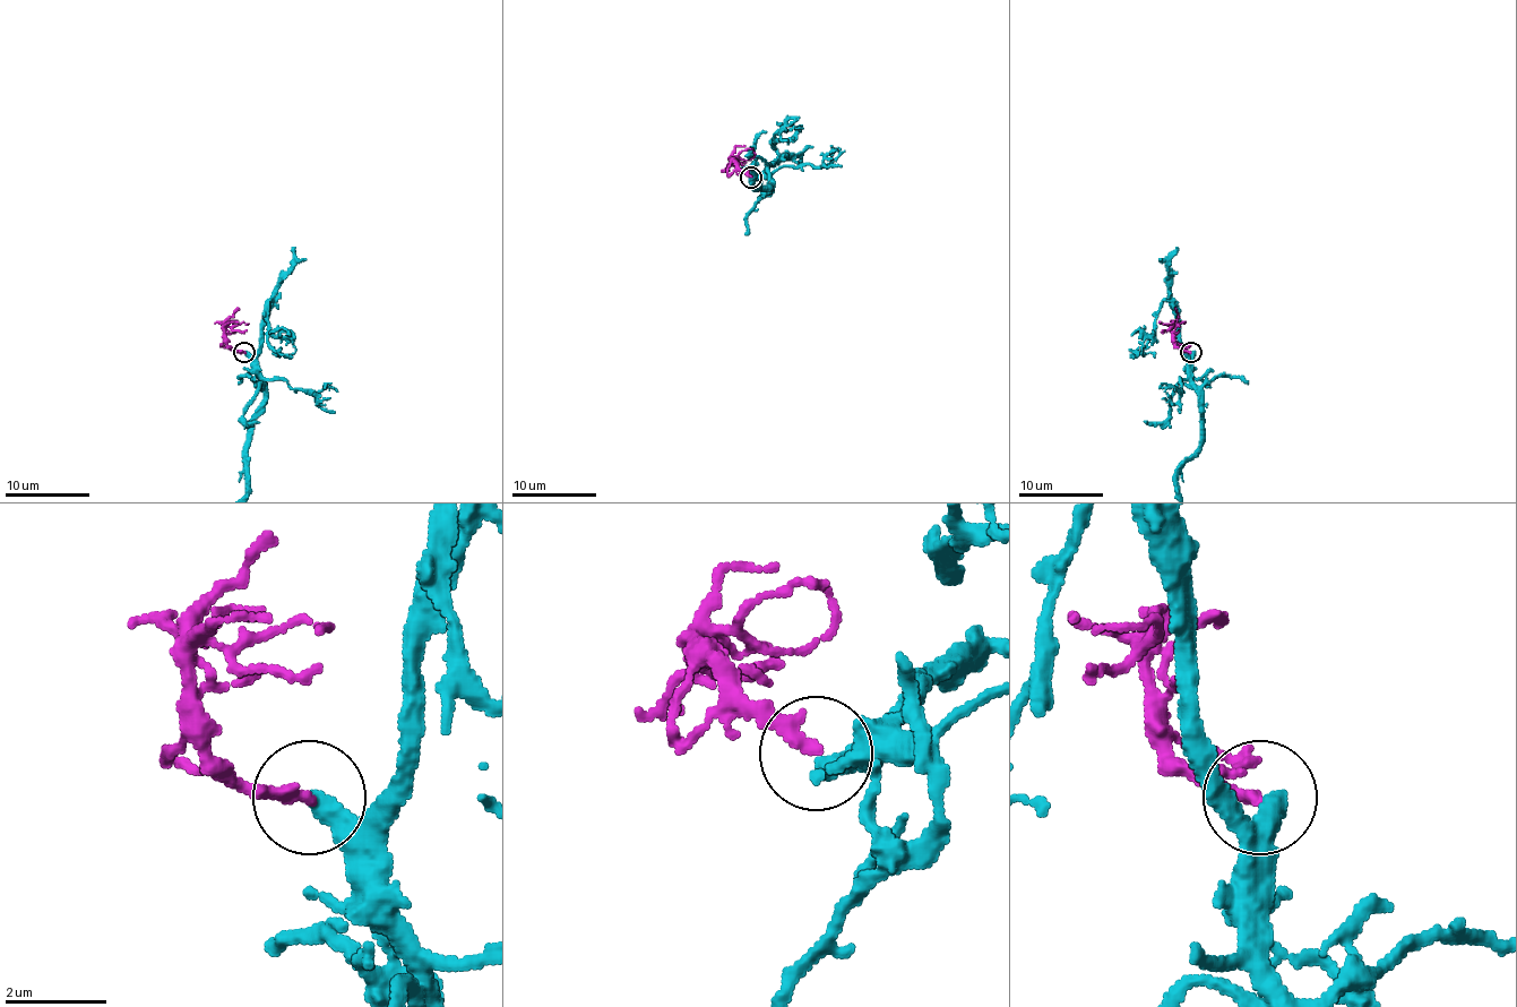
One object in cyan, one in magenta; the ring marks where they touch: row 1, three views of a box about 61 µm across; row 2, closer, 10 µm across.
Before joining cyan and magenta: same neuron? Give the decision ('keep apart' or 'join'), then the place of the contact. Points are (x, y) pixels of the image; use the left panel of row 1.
join | (244, 352)

